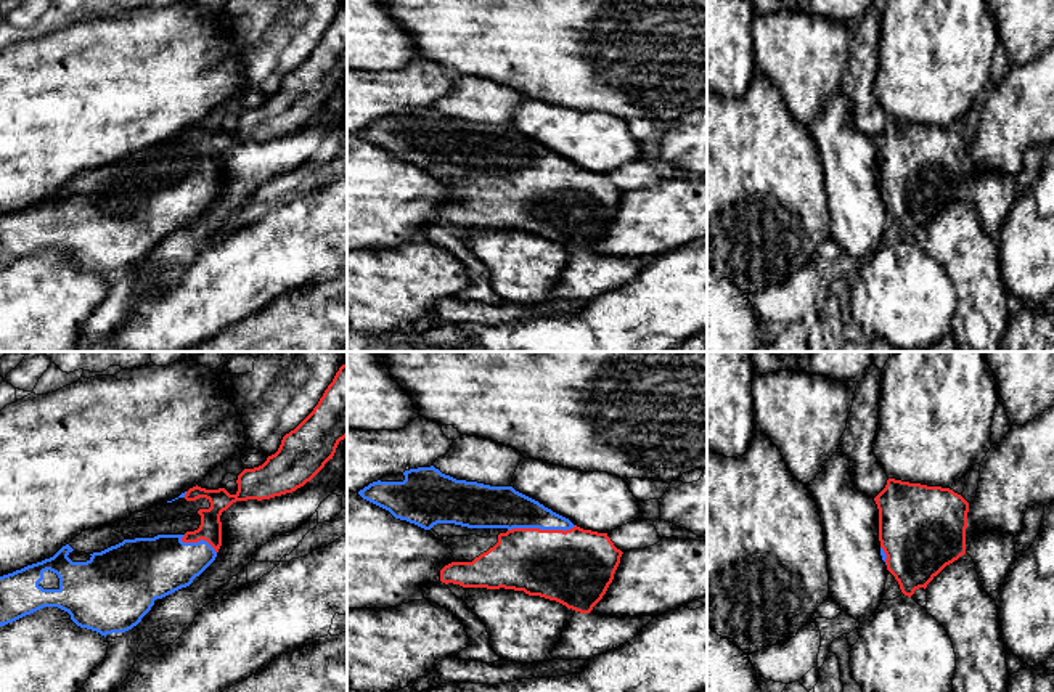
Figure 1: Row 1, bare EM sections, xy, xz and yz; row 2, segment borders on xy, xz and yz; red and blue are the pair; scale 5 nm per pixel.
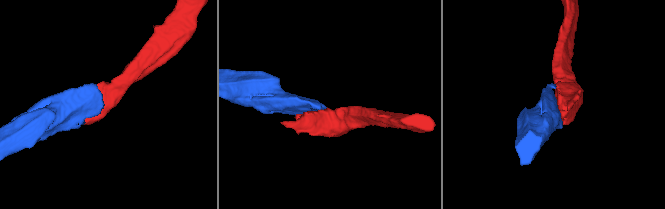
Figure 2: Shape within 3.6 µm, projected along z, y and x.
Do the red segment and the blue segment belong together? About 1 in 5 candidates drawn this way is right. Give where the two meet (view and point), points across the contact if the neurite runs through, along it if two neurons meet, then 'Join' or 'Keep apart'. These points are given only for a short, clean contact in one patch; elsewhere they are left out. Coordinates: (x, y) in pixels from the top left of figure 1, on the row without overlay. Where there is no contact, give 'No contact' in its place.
Touches red at xz (542, 170). Join

